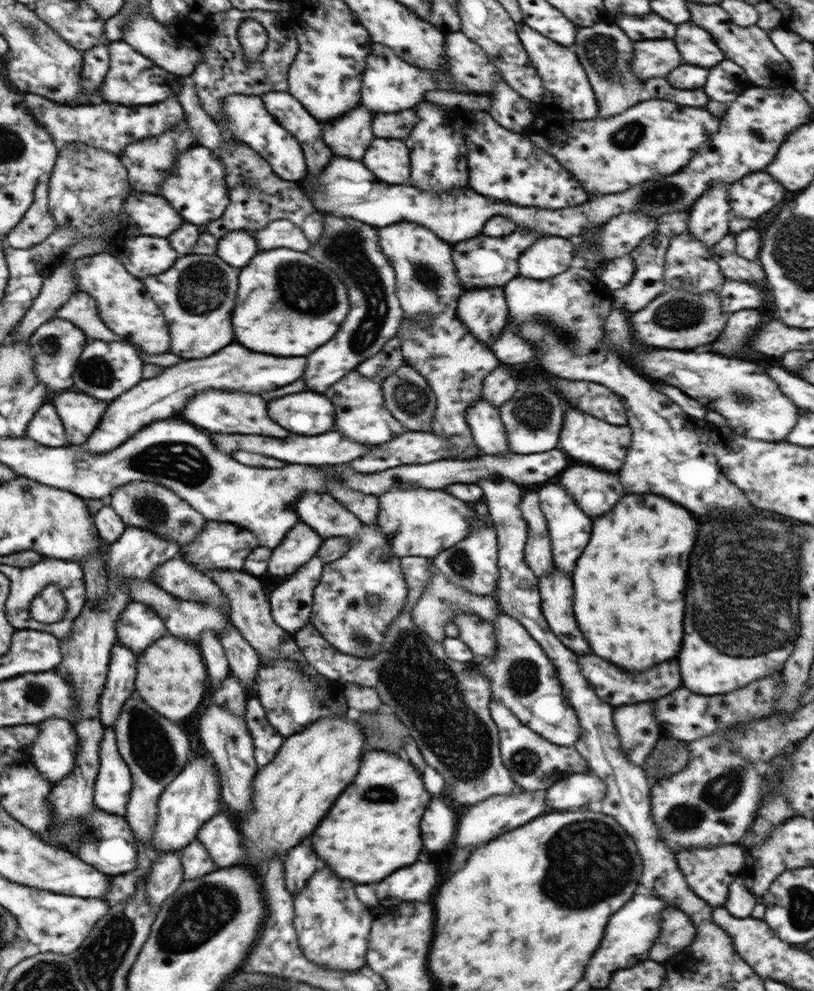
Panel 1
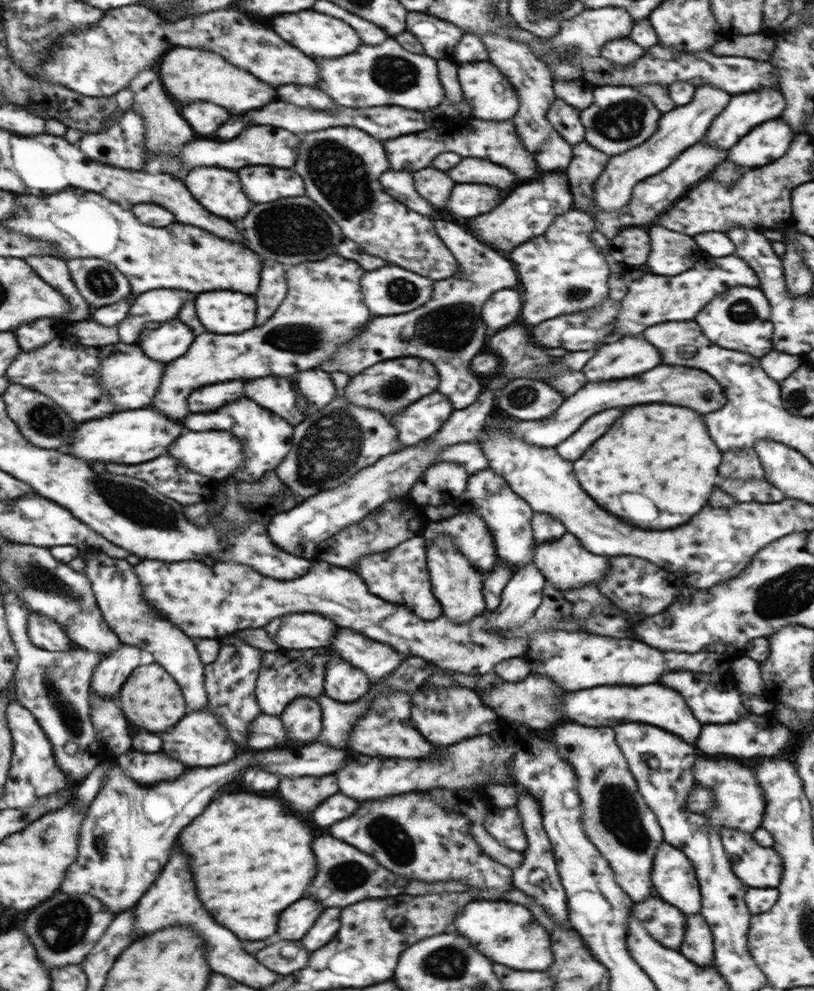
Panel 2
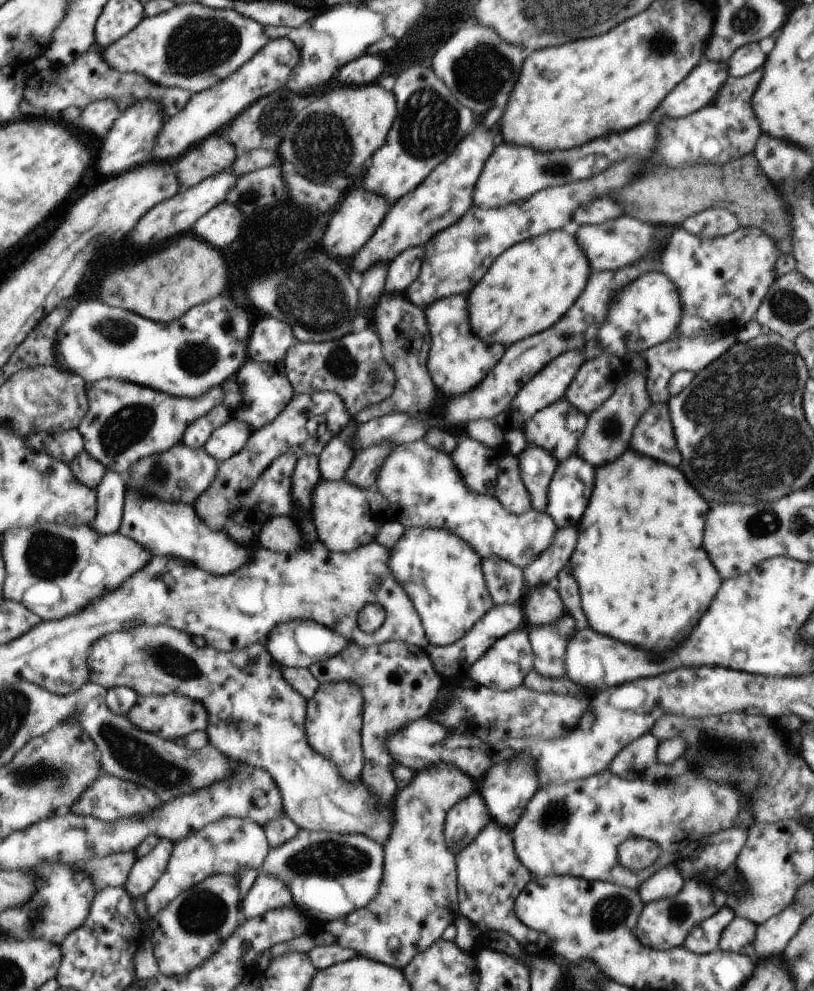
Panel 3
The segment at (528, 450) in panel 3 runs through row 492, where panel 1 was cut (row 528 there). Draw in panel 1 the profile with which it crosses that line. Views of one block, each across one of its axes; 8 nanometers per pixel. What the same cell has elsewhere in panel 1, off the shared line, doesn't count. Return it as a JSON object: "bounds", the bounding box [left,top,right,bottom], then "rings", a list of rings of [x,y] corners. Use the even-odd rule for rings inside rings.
{"bounds":[521,488,554,578],"rings":[[[525,488],[521,500],[522,516],[527,520],[529,537],[525,544],[525,561],[537,578],[548,576],[554,569],[547,520],[541,511],[535,488]]]}

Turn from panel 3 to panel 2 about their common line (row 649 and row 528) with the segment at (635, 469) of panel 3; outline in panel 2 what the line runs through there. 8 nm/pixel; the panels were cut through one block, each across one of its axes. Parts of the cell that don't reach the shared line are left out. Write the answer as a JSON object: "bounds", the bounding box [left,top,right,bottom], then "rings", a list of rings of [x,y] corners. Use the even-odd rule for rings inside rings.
{"bounds":[573,404,722,530],"rings":[[[646,404],[626,410],[626,414],[618,418],[618,422],[614,422],[614,426],[602,438],[598,438],[592,444],[592,448],[586,450],[586,454],[573,462],[573,470],[586,494],[590,494],[590,498],[594,498],[606,512],[642,530],[664,530],[664,528],[670,530],[686,524],[708,504],[714,484],[720,478],[718,476],[718,466],[722,462],[720,458],[722,454],[710,440],[708,430],[698,412],[682,406]],[[634,494],[640,494],[646,500],[640,498],[640,502],[634,502],[632,508],[628,496]]]}

